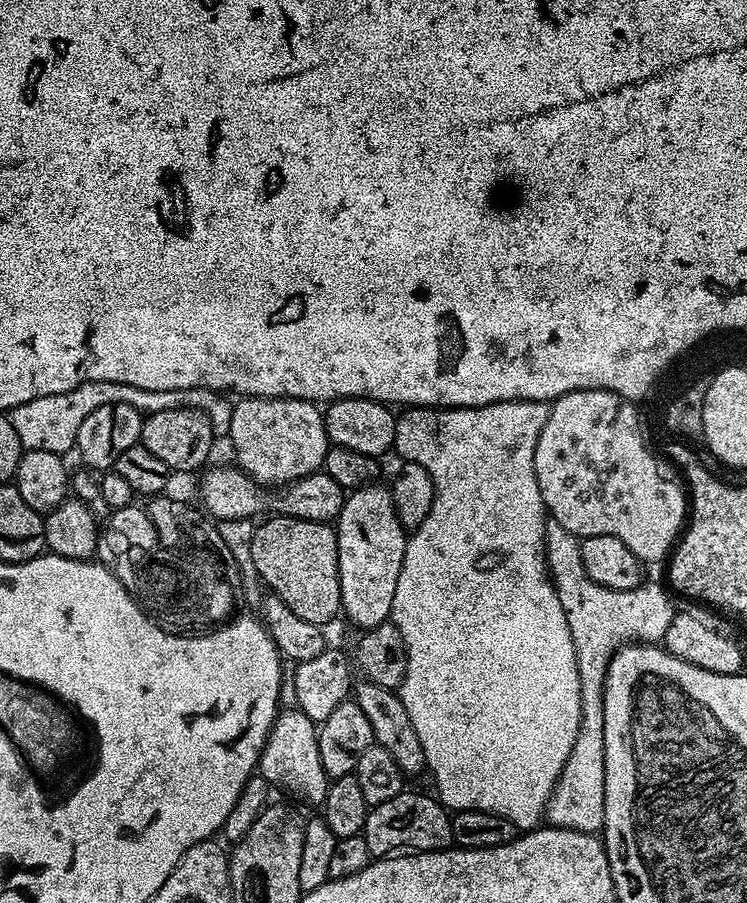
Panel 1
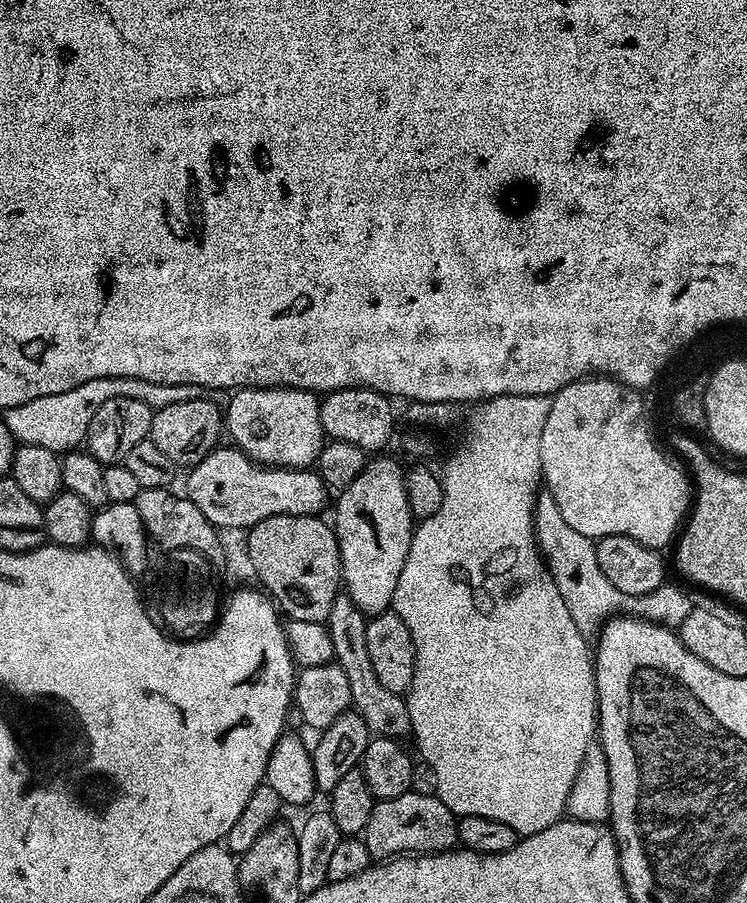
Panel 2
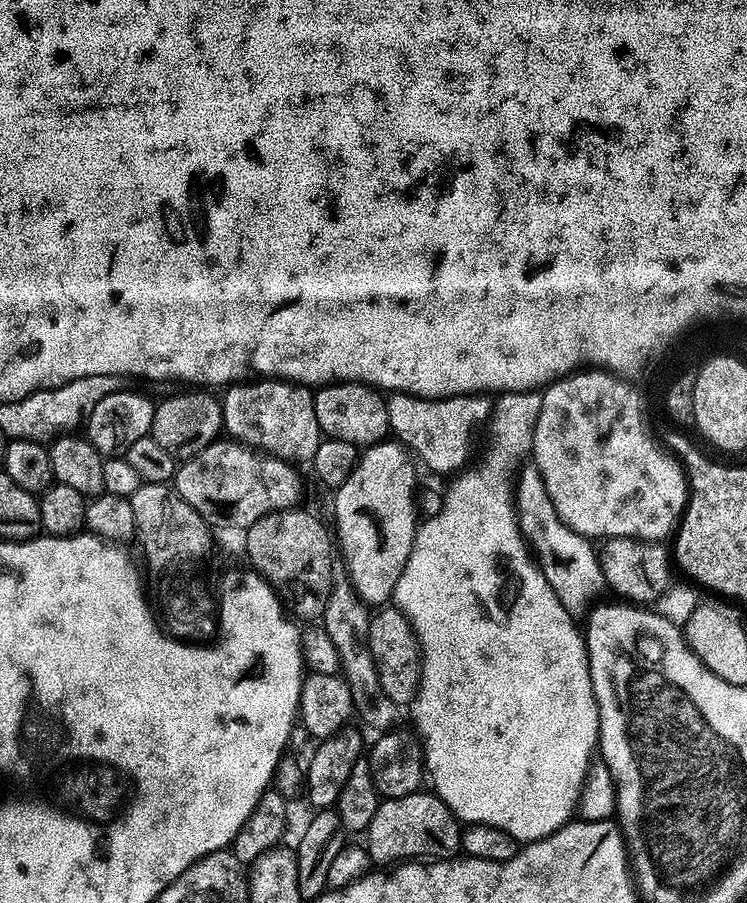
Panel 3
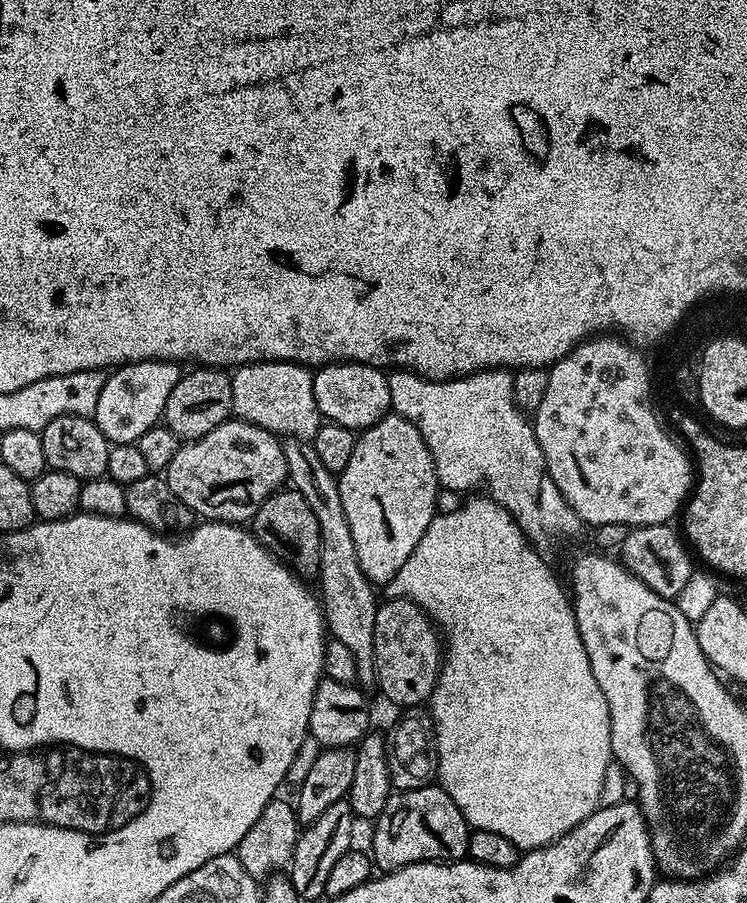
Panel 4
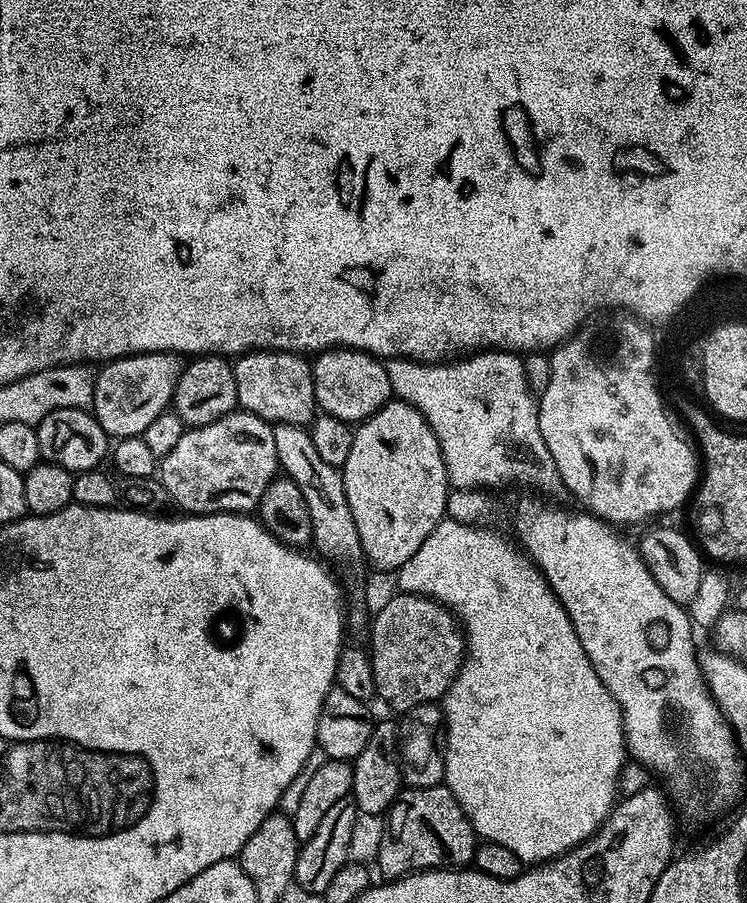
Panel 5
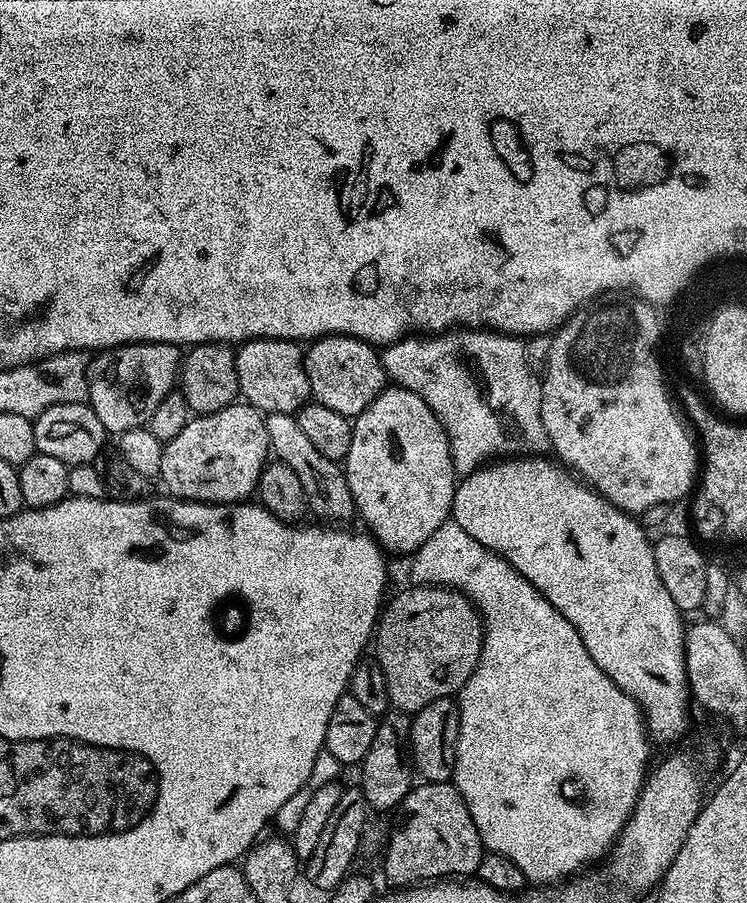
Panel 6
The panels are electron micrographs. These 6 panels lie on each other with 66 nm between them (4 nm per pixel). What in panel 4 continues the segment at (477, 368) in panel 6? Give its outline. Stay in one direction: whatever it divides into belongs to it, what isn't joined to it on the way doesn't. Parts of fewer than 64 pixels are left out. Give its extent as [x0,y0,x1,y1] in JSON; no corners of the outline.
[387,368,582,550]

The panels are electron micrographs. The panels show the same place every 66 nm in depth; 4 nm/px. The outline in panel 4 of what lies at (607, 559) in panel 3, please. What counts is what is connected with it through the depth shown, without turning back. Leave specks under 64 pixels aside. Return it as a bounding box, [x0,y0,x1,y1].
[618,523,694,601]

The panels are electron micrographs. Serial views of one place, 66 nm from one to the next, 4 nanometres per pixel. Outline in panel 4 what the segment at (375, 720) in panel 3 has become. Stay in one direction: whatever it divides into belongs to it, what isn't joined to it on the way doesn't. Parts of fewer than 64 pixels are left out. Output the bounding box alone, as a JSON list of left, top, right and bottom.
[284,439,378,685]

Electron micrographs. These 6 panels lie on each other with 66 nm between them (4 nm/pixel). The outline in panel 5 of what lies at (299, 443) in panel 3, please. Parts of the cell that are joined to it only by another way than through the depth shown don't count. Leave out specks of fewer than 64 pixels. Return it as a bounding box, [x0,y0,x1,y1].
[234,352,317,426]

